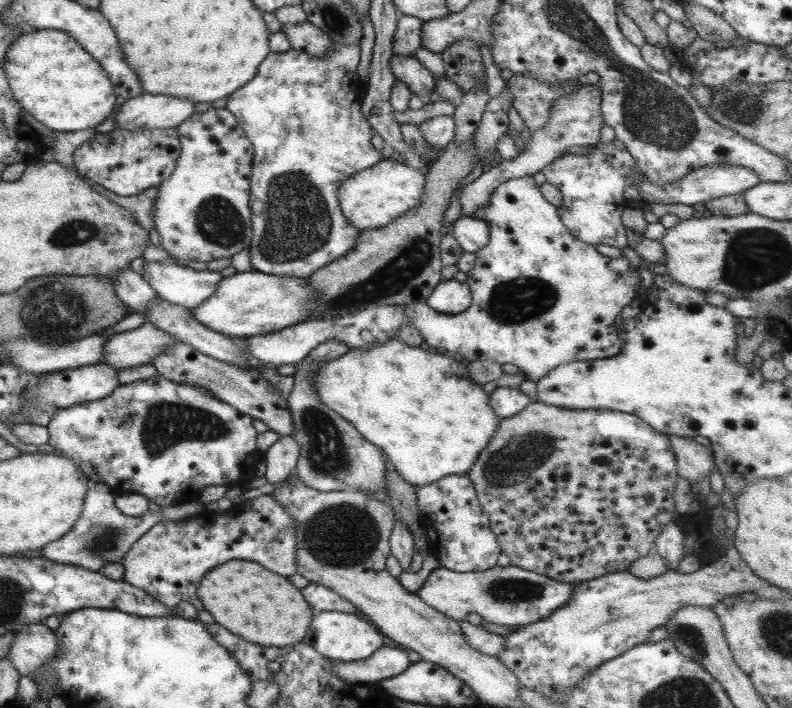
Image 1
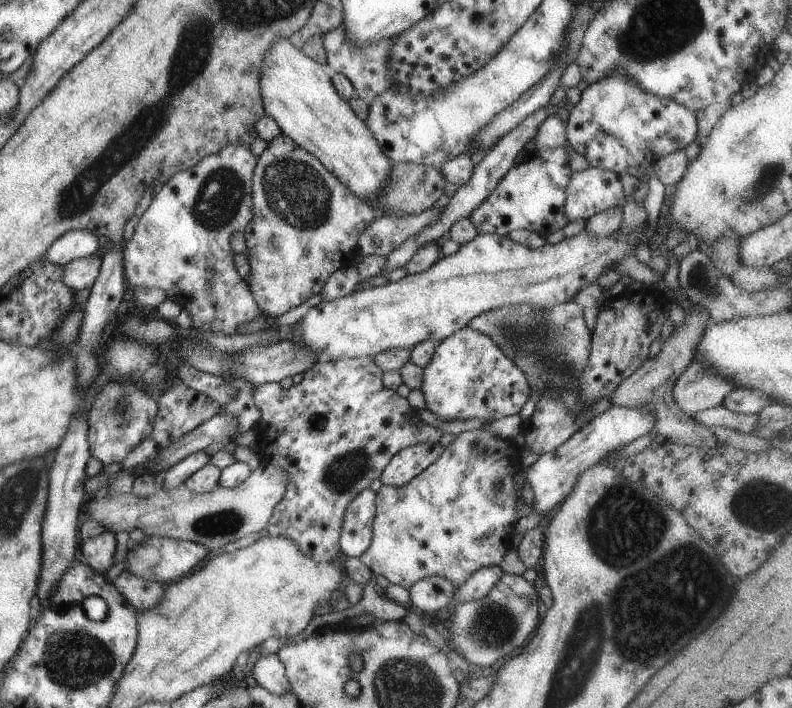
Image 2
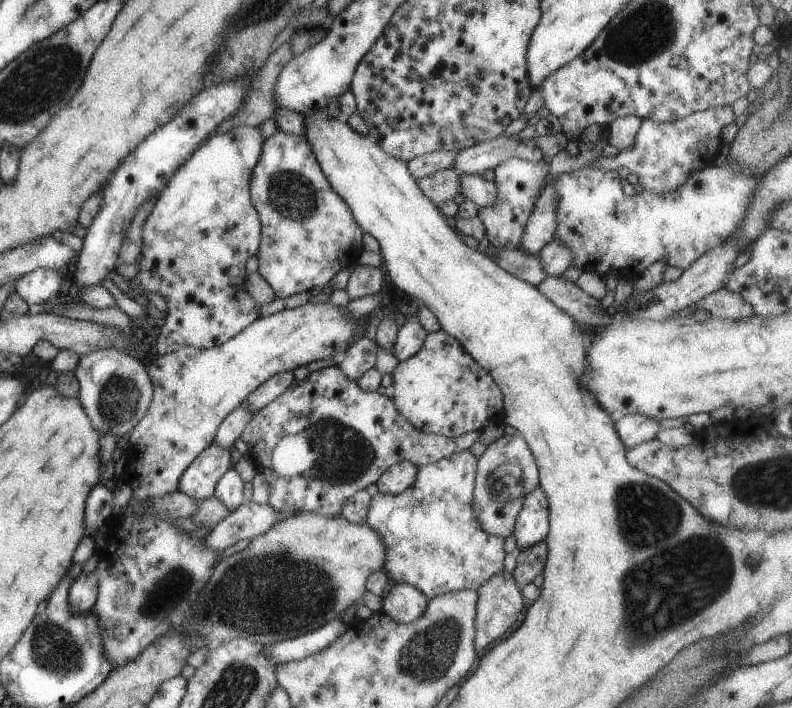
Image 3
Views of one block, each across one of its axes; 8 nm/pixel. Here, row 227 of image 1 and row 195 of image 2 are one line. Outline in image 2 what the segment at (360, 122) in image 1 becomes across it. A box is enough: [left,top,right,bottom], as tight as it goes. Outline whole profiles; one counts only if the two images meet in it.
[242,132,378,317]

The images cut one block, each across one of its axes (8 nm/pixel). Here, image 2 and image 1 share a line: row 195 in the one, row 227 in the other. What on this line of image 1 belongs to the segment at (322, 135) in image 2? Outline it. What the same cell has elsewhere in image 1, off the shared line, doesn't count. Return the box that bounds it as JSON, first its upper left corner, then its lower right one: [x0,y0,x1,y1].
[337,158,425,230]

